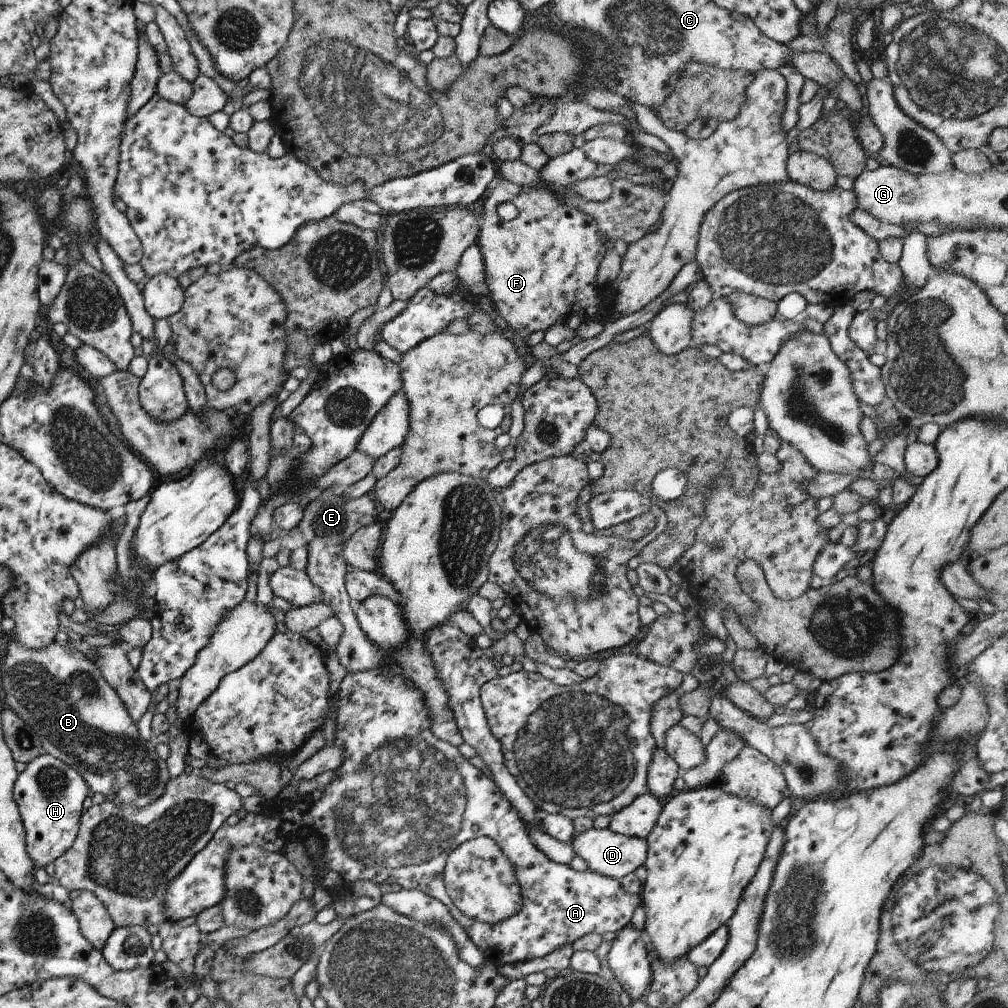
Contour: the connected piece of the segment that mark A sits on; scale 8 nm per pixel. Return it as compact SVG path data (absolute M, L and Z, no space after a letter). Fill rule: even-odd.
M399 664L397 665L383 665L382 667L375 667L369 670L364 670L364 671L351 671L345 674L345 676L342 678L340 684L339 684L339 689L336 692L335 695L335 710L334 710L334 727L335 727L335 732L333 733L333 738L332 741L330 742L330 745L337 746L337 748L341 751L341 762L339 763L339 766L335 768L333 771L335 774L335 778L328 782L324 787L322 791L322 796L318 800L314 800L312 802L312 806L308 808L308 810L303 813L300 812L297 808L295 808L292 804L291 805L285 805L284 803L276 803L275 801L263 801L261 809L259 812L256 814L251 813L249 811L246 811L245 816L243 818L239 819L238 822L233 825L229 826L226 823L223 823L218 829L215 829L215 832L211 835L211 838L209 839L209 842L201 849L191 860L187 863L187 866L171 881L171 884L166 888L167 892L164 898L164 906L166 910L166 915L168 916L168 920L171 920L171 922L177 922L178 920L181 920L182 918L187 918L187 916L195 916L198 915L201 911L204 911L205 909L211 908L213 905L220 904L222 901L222 898L224 897L224 866L225 863L227 862L229 853L237 847L246 847L249 845L253 845L259 848L262 848L264 851L269 851L270 853L279 853L283 854L282 850L285 844L285 838L291 834L291 832L303 832L303 834L309 834L309 828L311 829L312 833L314 832L314 836L317 837L319 841L319 846L322 849L322 855L320 856L320 860L323 863L323 868L318 869L317 864L313 861L312 857L309 855L309 853L306 850L307 856L311 858L311 862L313 862L313 868L314 870L312 871L313 875L313 884L315 882L315 879L319 876L320 881L318 884L322 886L323 889L327 890L339 890L341 886L347 886L349 888L349 885L354 883L355 881L361 881L365 880L369 877L369 880L371 880L373 883L375 883L377 886L385 883L385 884L397 884L397 888L402 888L402 889L417 889L418 891L423 892L423 894L426 894L427 896L433 897L435 900L438 900L441 902L441 904L444 904L448 909L449 912L451 913L451 916L461 925L461 928L466 932L466 935L469 937L469 940L483 952L483 957L485 962L493 963L496 967L500 967L501 965L508 965L508 964L515 964L515 963L522 963L525 961L530 961L531 959L536 959L536 958L541 958L542 956L548 955L550 952L553 952L555 949L558 949L559 947L562 947L563 945L566 944L571 944L575 939L578 939L580 936L585 935L586 933L597 933L598 935L605 934L605 932L615 932L618 931L621 927L624 927L627 923L630 922L631 917L632 917L632 912L633 909L637 908L639 906L639 896L637 895L630 895L627 894L626 892L623 892L621 890L620 884L617 879L612 879L606 876L601 876L600 874L591 872L589 870L584 870L583 872L575 872L574 870L571 870L569 868L569 865L562 865L562 864L557 864L556 862L553 862L552 860L549 860L528 838L528 832L526 831L526 826L523 824L522 820L519 818L519 815L517 814L517 811L511 806L511 803L503 796L500 794L499 789L496 787L496 783L494 783L491 779L488 779L485 774L483 774L481 771L479 771L477 768L473 767L468 763L468 760L464 759L457 751L457 747L451 746L449 743L446 743L445 741L442 741L441 739L435 738L433 736L432 732L430 731L430 726L433 724L433 721L430 719L430 716L428 715L428 708L427 705L424 703L424 696L421 691L418 691L418 688L412 683L412 680L406 679L402 675L402 670L399 668ZM477 837L489 837L491 840L494 840L497 843L497 846L501 849L501 852L509 859L509 862L512 864L512 867L515 867L515 876L517 879L517 882L519 883L520 886L520 893L522 896L522 905L518 909L518 911L513 915L510 916L509 918L506 918L505 920L502 920L501 922L495 923L494 925L490 924L485 924L485 923L480 923L479 921L476 920L471 920L469 917L466 917L465 915L462 914L462 912L459 912L457 908L455 908L451 902L451 899L447 896L447 893L445 892L445 889L443 887L443 871L444 871L444 866L446 863L446 858L449 856L449 853L454 849L457 848L461 843L464 843L465 841L468 841L469 839L474 839Z

